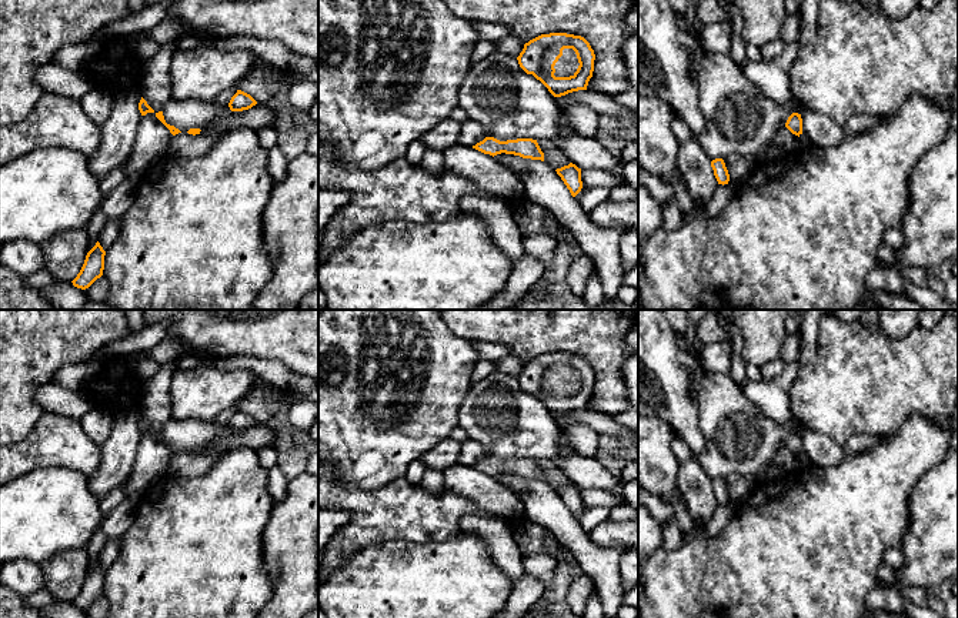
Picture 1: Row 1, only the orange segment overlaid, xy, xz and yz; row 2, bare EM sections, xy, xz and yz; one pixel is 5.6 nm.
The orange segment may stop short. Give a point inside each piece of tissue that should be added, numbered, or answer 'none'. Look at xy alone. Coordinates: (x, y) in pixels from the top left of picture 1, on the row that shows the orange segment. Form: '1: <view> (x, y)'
none

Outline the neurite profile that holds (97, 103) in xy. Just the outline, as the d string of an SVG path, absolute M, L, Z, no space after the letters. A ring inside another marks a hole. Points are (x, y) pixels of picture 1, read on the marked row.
M93 87L81 100L81 107L86 114L103 126L111 114L114 96L110 91Z

